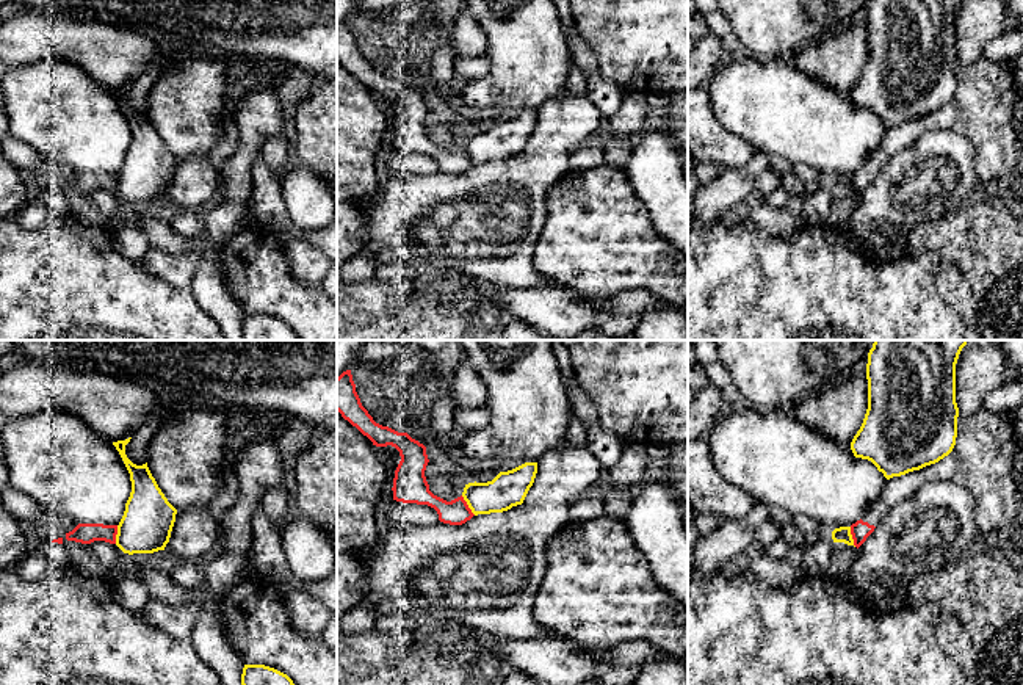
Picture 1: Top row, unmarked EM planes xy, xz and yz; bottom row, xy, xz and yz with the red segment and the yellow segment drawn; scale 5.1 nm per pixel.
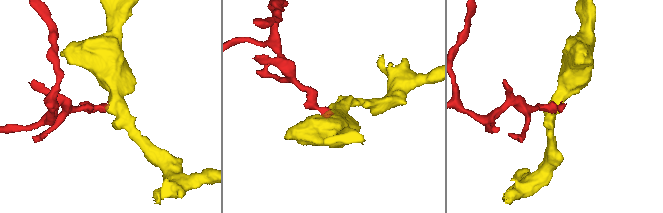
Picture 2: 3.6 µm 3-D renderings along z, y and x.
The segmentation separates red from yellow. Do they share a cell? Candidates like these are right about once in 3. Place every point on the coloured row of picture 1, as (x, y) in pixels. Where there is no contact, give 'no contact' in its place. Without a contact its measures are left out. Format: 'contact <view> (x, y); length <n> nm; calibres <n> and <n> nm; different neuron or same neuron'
contact xz (467, 505); length 130 nm; calibres 130 and 180 nm; different neuron

